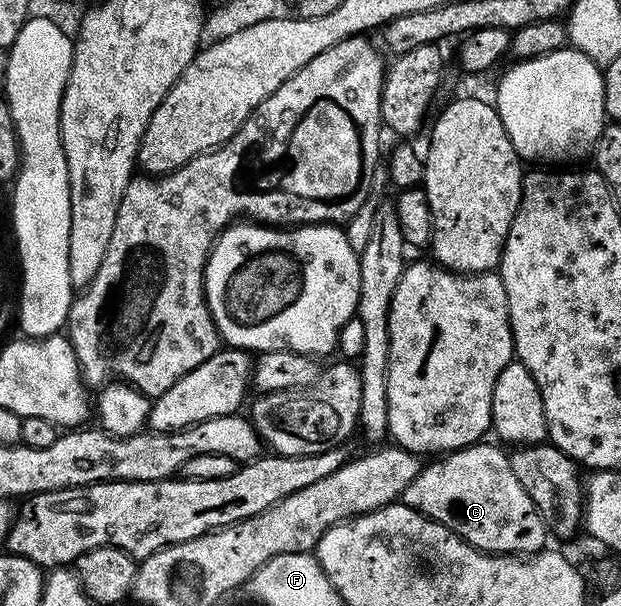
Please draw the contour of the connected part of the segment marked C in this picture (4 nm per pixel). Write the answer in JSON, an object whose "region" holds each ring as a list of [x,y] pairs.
{"region":[[[478,442],[472,444],[469,448],[460,448],[457,452],[450,452],[442,455],[434,464],[426,463],[420,474],[415,478],[415,482],[411,482],[411,486],[407,486],[403,503],[409,508],[414,508],[416,512],[422,512],[424,516],[429,516],[435,522],[439,522],[443,526],[447,526],[455,534],[459,534],[461,539],[466,540],[470,546],[477,548],[480,552],[492,552],[498,556],[519,556],[527,557],[535,552],[540,552],[546,547],[545,532],[547,536],[547,525],[545,519],[539,514],[539,510],[535,506],[535,502],[531,502],[531,498],[527,494],[527,490],[523,490],[523,486],[519,486],[519,478],[515,478],[515,470],[511,470],[511,462],[508,455],[503,451],[500,452],[493,444],[485,444],[486,442]]]}

